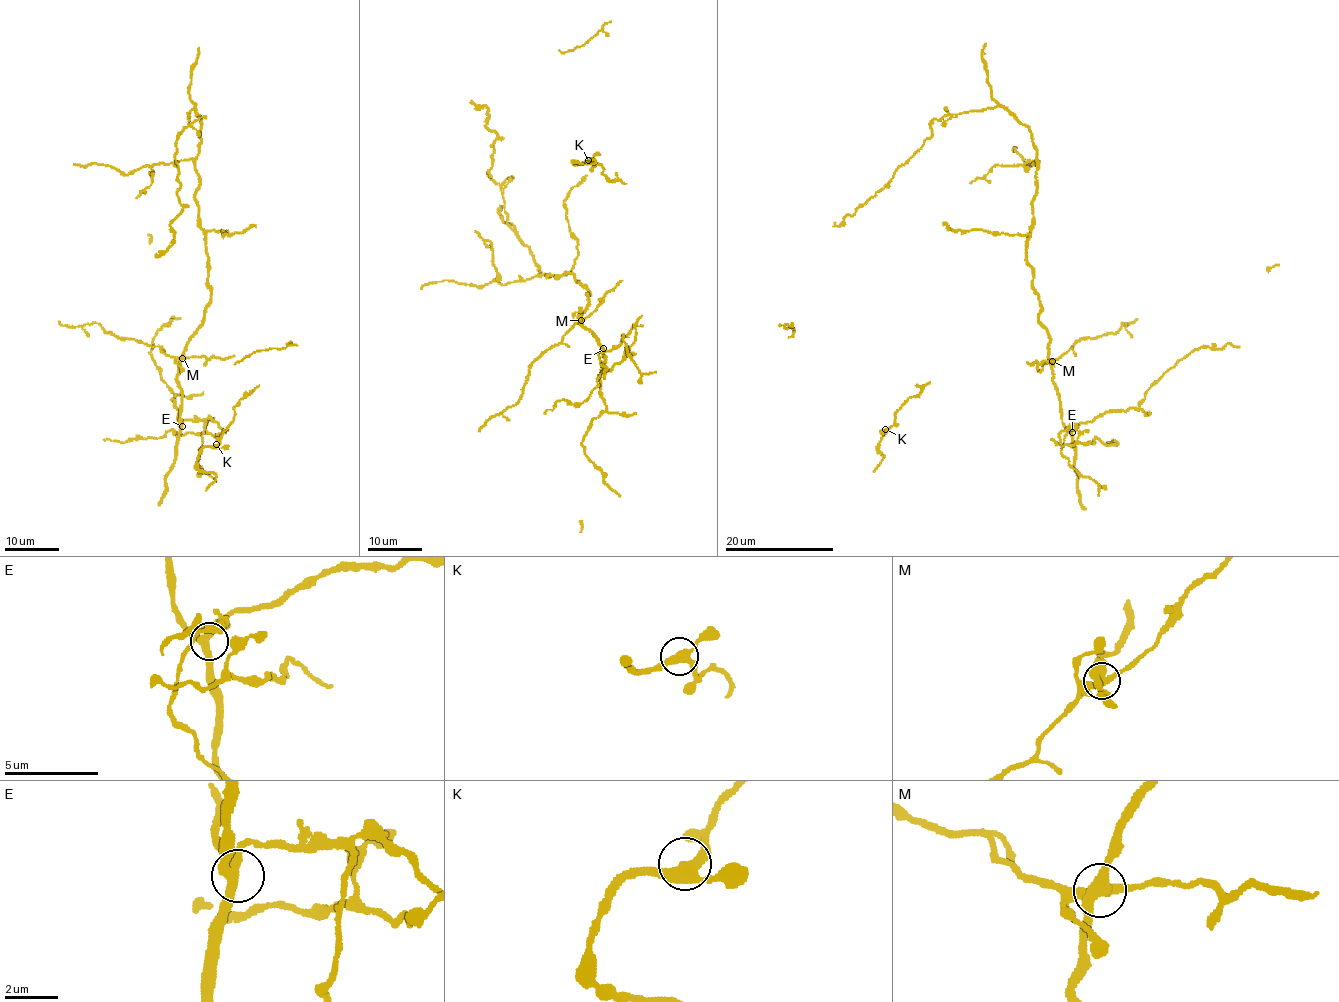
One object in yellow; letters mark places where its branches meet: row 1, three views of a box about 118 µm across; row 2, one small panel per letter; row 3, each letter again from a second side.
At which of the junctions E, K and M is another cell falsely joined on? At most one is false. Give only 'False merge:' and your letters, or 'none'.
False merge: M

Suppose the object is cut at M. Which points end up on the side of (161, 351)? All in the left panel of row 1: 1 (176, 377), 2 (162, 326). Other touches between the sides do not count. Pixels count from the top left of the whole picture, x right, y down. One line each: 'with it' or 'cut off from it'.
1: cut off from it
2: cut off from it

